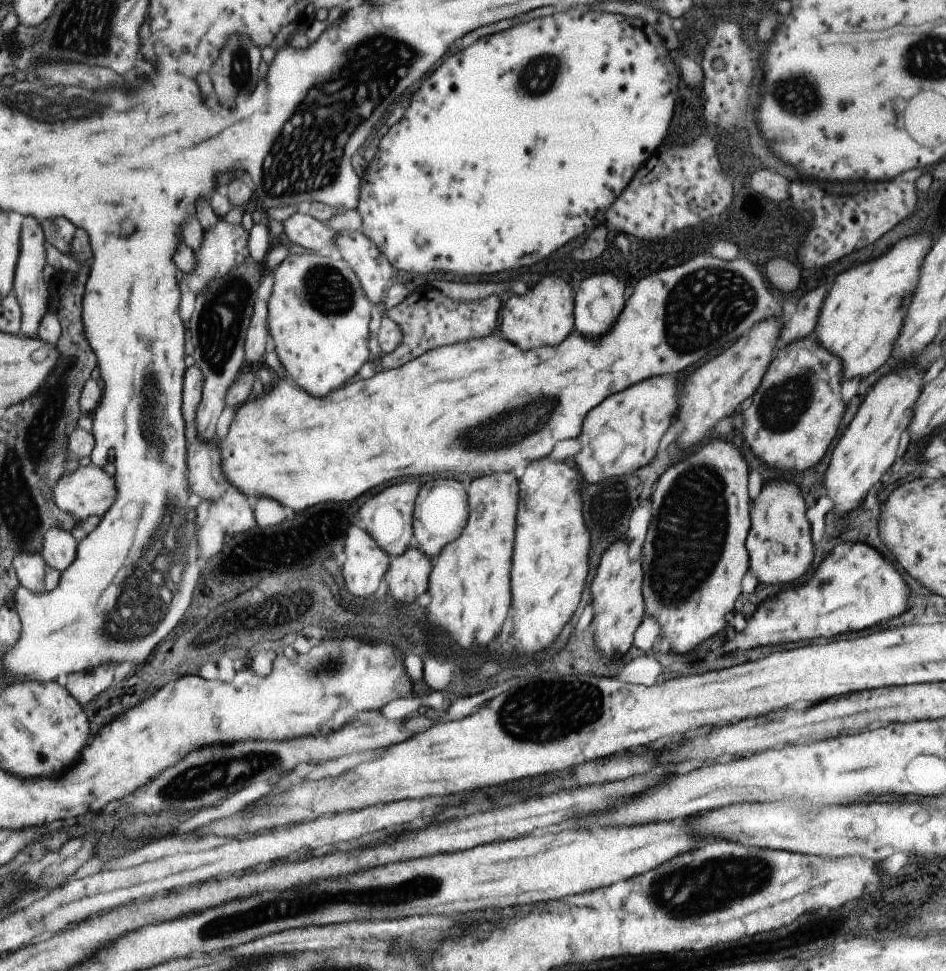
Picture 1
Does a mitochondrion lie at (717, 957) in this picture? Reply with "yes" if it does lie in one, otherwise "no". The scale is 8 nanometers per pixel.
no

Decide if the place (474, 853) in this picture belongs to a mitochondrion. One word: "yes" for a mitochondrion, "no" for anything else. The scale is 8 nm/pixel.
no

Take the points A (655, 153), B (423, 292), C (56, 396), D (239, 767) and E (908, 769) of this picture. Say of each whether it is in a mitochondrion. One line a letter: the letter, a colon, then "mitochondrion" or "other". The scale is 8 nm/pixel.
A: other
B: other
C: mitochondrion
D: mitochondrion
E: other

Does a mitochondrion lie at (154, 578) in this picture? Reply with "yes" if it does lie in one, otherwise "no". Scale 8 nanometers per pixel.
yes

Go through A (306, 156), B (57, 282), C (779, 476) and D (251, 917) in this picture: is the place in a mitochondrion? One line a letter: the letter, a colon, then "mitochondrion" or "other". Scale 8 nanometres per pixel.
A: mitochondrion
B: other
C: other
D: mitochondrion

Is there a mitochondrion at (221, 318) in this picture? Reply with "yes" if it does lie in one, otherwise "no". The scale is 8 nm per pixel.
yes

